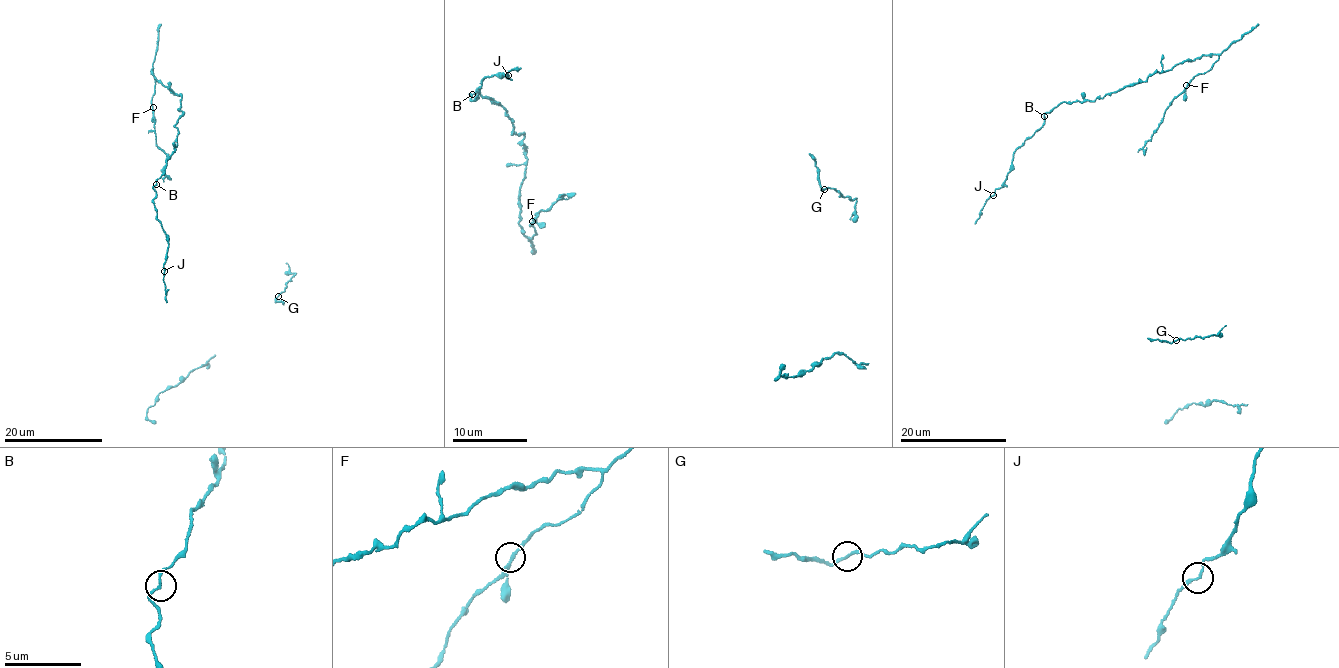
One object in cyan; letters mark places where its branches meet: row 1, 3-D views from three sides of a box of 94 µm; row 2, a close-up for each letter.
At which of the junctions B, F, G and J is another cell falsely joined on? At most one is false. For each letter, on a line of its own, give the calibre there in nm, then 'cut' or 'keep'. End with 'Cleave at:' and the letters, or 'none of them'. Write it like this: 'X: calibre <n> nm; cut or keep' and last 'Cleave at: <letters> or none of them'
B: calibre 160 nm; keep
F: calibre 170 nm; keep
G: calibre 170 nm; keep
J: calibre 160 nm; keep
Cleave at: none of them

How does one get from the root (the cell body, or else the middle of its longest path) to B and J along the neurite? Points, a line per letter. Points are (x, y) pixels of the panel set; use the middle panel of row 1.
B: (537, 215), (529, 224), (533, 238), (518, 223), (524, 135), (512, 133), (496, 101), (477, 90), (472, 94)
J: (537, 215), (533, 238), (518, 223), (524, 135), (496, 101), (470, 93), (508, 74)

